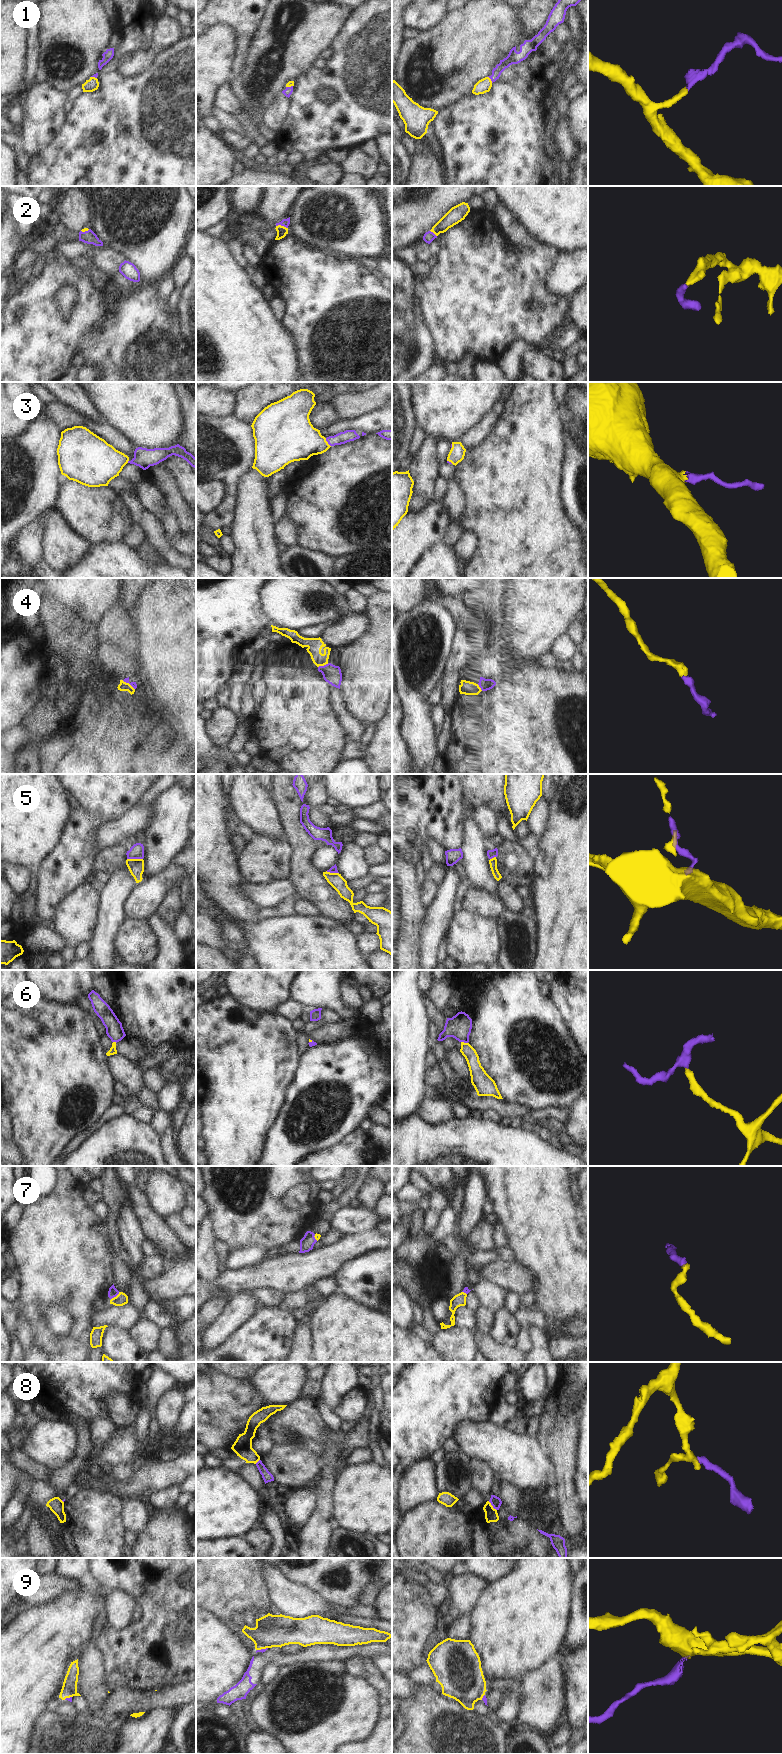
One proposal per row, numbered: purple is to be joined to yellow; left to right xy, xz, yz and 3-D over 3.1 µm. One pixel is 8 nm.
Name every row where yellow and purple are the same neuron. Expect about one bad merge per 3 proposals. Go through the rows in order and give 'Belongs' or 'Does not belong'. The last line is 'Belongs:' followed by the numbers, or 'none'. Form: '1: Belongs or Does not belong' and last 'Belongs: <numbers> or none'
1: Belongs
2: Belongs
3: Belongs
4: Belongs
5: Belongs
6: Belongs
7: Belongs
8: Does not belong
9: Does not belong
Belongs: 1, 2, 3, 4, 5, 6, 7.

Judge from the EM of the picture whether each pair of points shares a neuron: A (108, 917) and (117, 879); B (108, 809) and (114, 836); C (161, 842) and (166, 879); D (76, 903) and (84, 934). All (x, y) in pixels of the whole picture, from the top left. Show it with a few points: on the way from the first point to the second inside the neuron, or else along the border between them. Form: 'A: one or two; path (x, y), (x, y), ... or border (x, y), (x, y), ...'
A: one; path (111, 908), (112, 896), (117, 888)
B: two; border (131, 807), (107, 822)
C: two; border (172, 862), (156, 874), (143, 879)
D: one; path (76, 911), (76, 924), (78, 926)

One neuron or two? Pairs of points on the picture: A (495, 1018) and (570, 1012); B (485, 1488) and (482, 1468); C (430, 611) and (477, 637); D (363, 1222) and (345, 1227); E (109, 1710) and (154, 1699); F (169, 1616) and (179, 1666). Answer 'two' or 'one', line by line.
A: two
B: one
C: two
D: one
E: one
F: one

